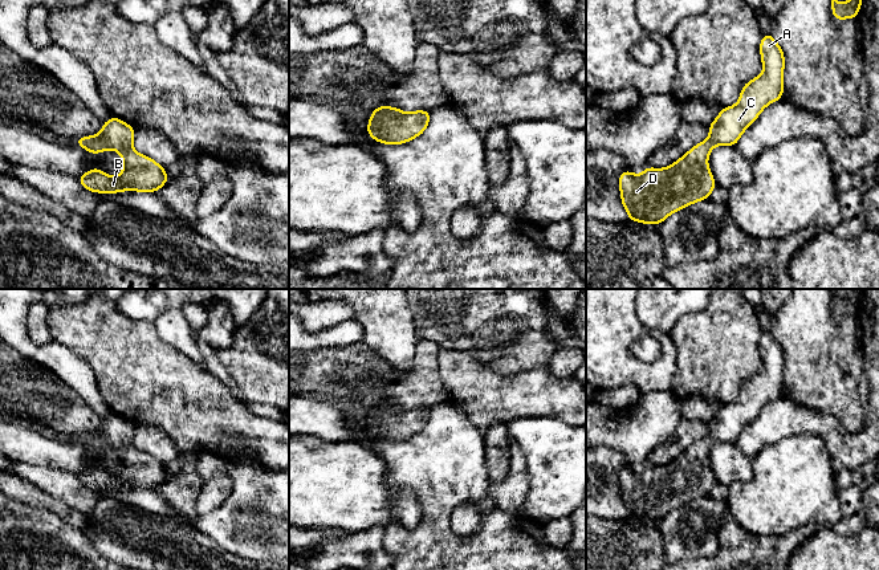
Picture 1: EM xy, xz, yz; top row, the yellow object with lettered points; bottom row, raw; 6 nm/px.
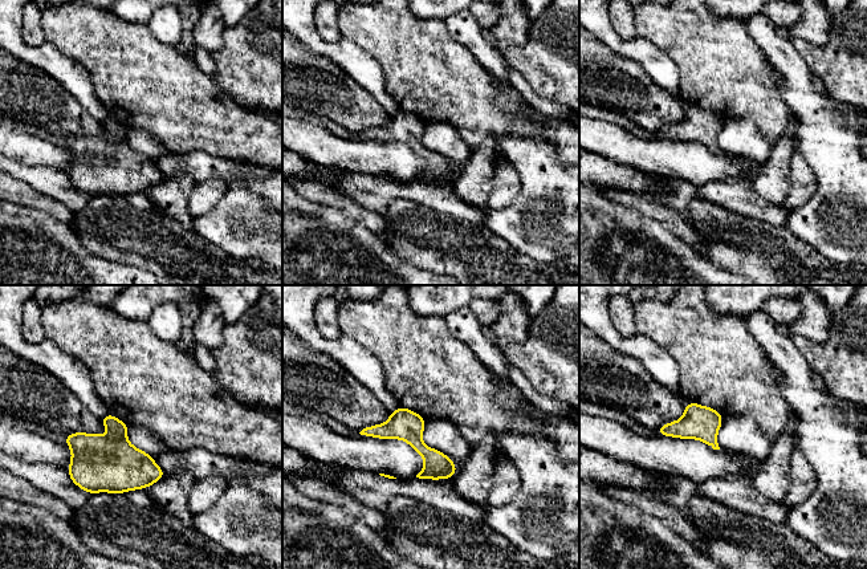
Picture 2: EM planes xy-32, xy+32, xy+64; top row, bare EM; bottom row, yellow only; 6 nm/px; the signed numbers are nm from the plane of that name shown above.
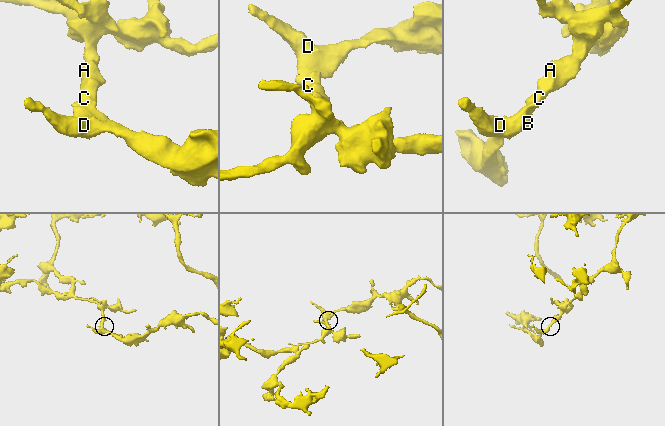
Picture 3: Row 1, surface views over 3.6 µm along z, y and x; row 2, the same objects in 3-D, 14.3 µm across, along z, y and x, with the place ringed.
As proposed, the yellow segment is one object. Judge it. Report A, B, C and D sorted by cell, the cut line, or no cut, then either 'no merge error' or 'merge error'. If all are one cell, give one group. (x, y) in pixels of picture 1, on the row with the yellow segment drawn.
A B C D | no cut | no merge error

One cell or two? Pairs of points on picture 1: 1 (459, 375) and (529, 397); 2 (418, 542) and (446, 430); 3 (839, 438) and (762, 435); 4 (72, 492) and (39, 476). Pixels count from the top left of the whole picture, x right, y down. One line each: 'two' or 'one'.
1: one
2: one
3: one
4: one

